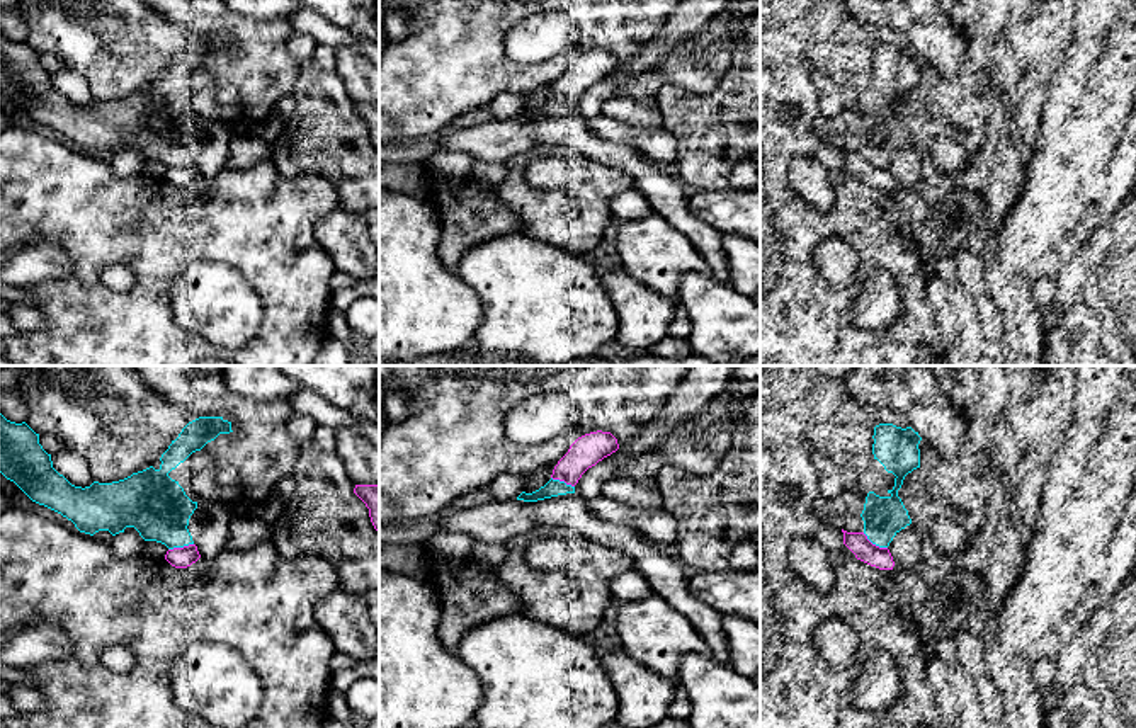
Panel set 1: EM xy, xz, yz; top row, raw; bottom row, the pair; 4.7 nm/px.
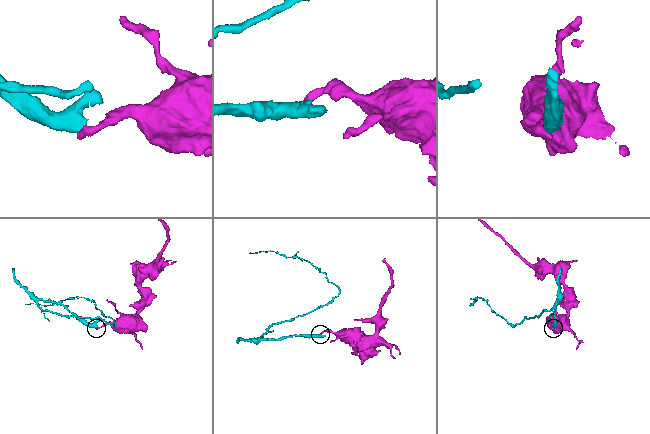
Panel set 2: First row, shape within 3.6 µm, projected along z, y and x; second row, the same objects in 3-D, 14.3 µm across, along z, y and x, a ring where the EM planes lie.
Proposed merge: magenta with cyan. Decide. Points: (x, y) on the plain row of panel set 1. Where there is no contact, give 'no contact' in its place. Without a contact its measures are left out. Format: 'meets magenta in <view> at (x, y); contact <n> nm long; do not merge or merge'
meets magenta in yz at (874, 164); contact 140 nm long; do not merge

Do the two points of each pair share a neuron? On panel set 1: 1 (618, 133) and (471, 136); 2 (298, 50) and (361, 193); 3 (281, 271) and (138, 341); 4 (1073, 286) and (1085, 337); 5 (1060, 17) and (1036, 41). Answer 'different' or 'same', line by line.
1: different
2: different
3: same
4: different
5: same

